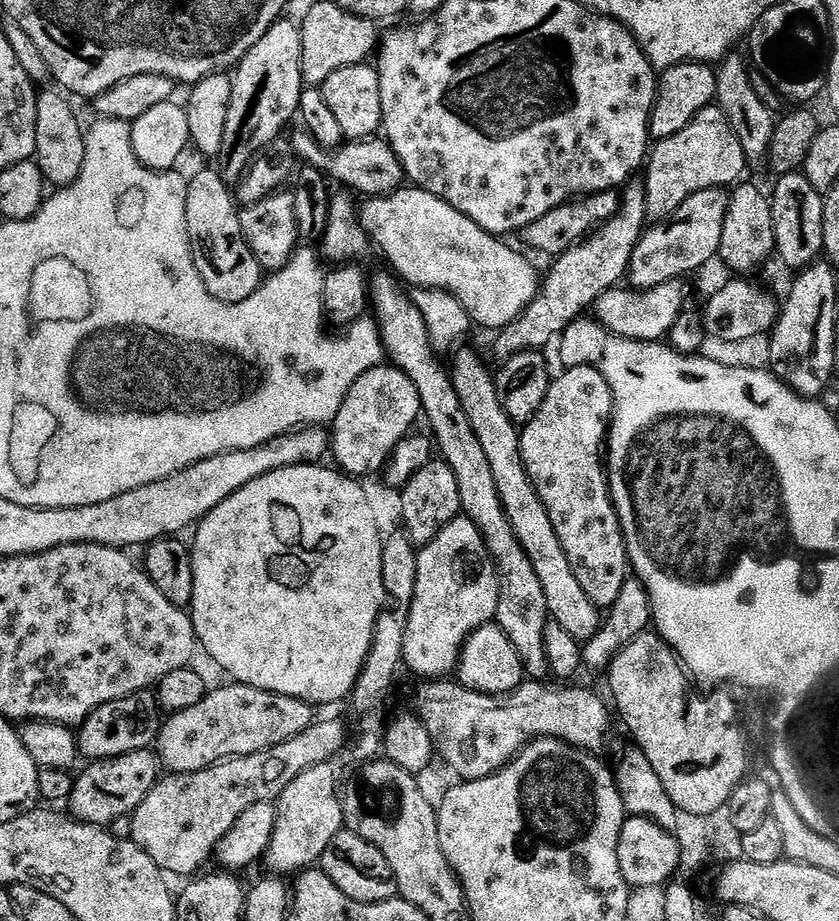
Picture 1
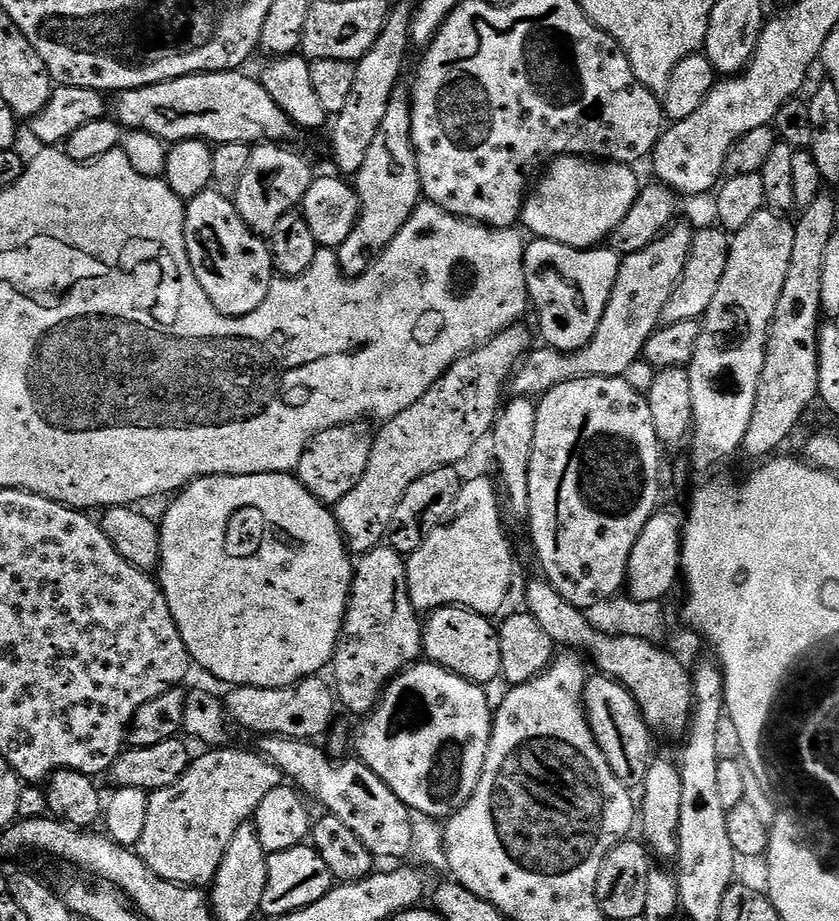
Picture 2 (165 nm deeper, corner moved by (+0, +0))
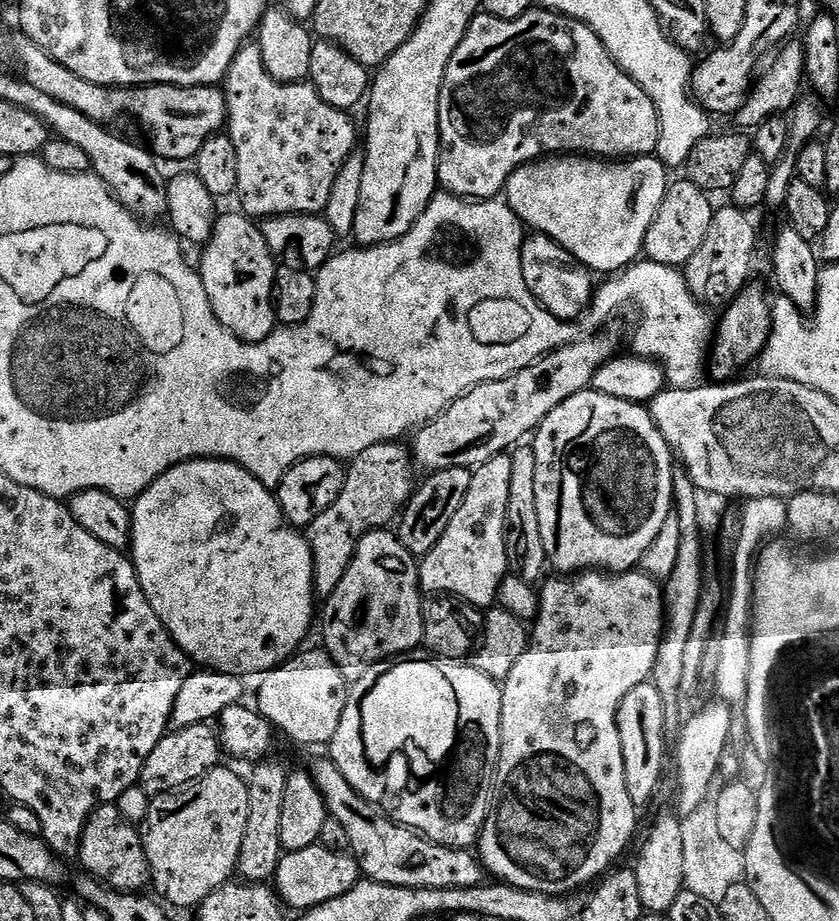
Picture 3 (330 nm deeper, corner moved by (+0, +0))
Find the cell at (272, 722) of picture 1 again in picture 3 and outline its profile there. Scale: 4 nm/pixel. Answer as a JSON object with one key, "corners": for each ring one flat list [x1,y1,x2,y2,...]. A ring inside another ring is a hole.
{"corners":[[300,650,291,658,263,673,260,689,256,692,255,707,267,718,277,733,289,736,296,744,331,745,342,710,346,710,349,681,345,680,327,652]]}

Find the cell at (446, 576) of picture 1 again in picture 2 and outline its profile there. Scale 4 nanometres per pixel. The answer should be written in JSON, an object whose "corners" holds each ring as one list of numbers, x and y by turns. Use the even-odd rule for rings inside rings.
{"corners":[[484,476,473,480,465,479,456,503,457,511,447,522,434,529,422,542,418,551,407,557,408,593,417,610,435,610,445,606,470,608,473,612,489,618,508,600,508,591,512,588,512,548,508,545,508,536,504,533,504,520,500,517,502,500,496,497,496,488]]}

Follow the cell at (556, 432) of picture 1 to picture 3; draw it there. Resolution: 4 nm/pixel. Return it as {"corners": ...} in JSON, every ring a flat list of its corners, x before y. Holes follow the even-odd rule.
{"corners":[[585,390,566,398,543,420,531,441,534,450,534,502,538,510,538,530,544,547,544,558,549,565,556,567,560,574,575,574,585,570,599,570,609,574,633,571,639,565,642,554,649,549,651,542,658,536,667,516,674,512,672,498,672,476,674,473,674,453,664,441,664,435,652,421,651,411,643,403,623,401,622,398,608,397,604,393]]}

